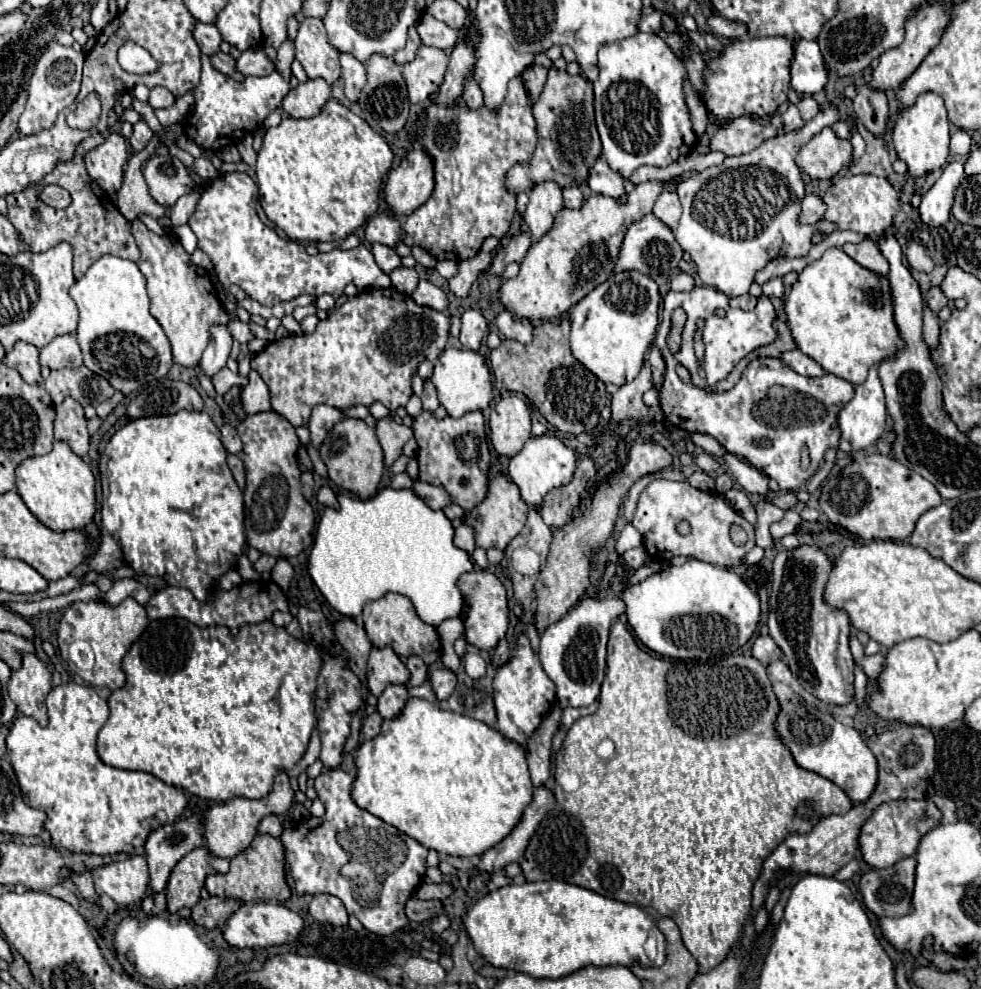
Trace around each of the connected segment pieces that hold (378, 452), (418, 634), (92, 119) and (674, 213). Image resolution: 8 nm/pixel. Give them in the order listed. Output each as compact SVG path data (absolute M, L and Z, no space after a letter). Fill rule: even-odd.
M347 417L345 421L339 421L333 431L329 433L329 437L323 441L323 445L319 447L319 455L323 459L323 463L327 465L329 471L329 479L351 491L353 495L365 499L365 497L373 497L377 493L377 487L381 483L385 465L383 465L383 449L377 441L377 435L373 429L369 429L365 425L365 421L361 419L351 419Z
M387 593L363 607L363 623L373 647L391 647L399 657L419 655L427 665L435 665L441 659L441 641L433 625L419 619L409 597L399 593Z
M89 93L81 103L77 103L75 111L71 111L67 115L67 123L73 128L88 130L97 123L100 115L101 101L99 101L99 95Z
M663 191L657 197L657 203L653 207L653 213L661 221L665 221L671 229L675 229L679 217L681 217L681 203L679 203L679 197L677 197L676 191Z

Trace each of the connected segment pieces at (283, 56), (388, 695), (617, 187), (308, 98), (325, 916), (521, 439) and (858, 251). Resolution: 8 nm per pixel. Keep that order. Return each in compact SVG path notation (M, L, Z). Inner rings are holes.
M285 41L279 49L277 49L277 69L279 69L279 75L285 77L285 79L291 79L291 63L295 59L295 51L293 51L293 41Z
M389 685L389 687L381 693L379 703L377 703L377 709L379 709L379 713L381 713L385 719L395 719L395 717L401 715L407 699L409 699L407 687Z
M599 157L589 173L589 187L595 191L595 193L601 193L601 195L607 195L607 197L613 197L617 203L625 203L627 201L627 193L625 193L625 179L615 173L607 161L603 157Z
M313 79L291 89L283 101L289 117L315 117L331 99L331 85L325 79Z
M317 895L309 903L309 913L319 923L331 923L331 925L347 925L347 909L345 905L333 897L333 895Z
M517 395L503 397L489 417L491 443L499 455L513 457L531 437L531 413Z
M865 237L861 243L845 243L841 247L849 257L853 257L859 265L865 265L867 269L873 269L875 273L887 275L889 273L889 263L885 261L881 249L877 247L877 241L871 237Z

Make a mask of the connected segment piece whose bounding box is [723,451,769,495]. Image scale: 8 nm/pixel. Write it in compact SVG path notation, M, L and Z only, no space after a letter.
M725 451L723 453L723 461L729 469L729 475L737 481L737 485L741 485L747 493L751 495L767 495L769 487L767 487L767 475L763 475L761 471L757 471L753 465L749 465L747 461L739 459L737 455Z

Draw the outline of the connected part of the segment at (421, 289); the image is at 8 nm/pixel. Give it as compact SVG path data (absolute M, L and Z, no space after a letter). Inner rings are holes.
M419 281L417 289L415 289L415 293L411 297L419 305L429 305L429 307L433 307L437 311L447 311L447 307L449 307L449 299L447 299L445 291L439 289L439 287L435 287L429 281Z

